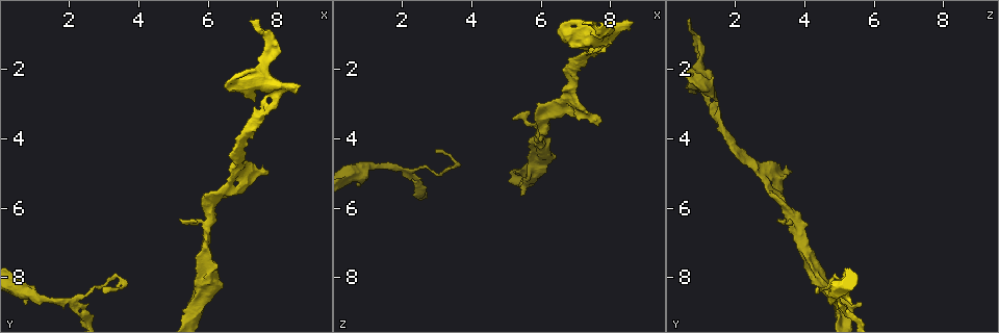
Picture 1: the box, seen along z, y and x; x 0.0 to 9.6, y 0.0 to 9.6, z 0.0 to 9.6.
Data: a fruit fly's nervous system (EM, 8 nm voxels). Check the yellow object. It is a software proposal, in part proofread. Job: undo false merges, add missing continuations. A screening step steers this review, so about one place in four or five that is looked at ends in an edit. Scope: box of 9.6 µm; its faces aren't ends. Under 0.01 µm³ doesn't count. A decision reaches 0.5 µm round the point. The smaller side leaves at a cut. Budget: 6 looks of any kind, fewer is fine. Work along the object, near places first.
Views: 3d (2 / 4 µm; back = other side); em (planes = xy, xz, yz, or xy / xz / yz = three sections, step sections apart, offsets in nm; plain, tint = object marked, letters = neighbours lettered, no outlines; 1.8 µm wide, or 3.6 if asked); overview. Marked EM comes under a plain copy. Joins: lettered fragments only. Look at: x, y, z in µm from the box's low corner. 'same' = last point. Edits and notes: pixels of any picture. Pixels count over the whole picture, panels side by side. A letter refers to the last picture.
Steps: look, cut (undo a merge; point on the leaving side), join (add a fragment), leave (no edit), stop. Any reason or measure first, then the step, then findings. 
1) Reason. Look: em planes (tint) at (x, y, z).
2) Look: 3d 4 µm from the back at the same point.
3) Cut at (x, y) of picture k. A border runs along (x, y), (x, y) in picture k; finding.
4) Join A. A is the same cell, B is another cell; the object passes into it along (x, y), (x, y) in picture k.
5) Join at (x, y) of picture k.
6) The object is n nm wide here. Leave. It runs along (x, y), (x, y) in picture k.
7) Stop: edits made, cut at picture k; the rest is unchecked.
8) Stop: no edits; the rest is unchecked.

Thin end. Look: em 3.6 µm planes (letters) at (7.15, 0.55, 0.65).

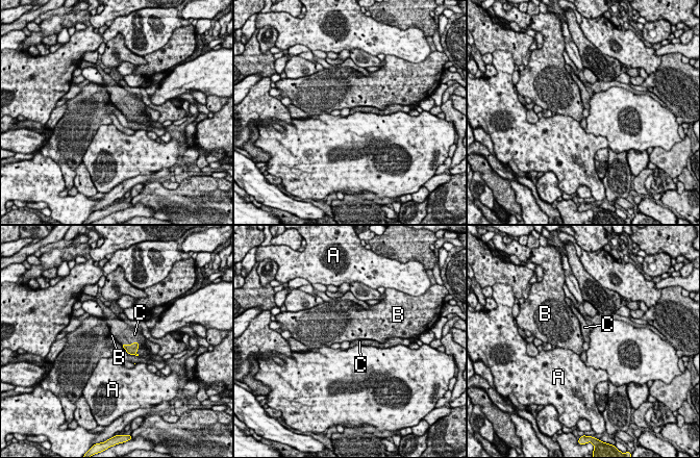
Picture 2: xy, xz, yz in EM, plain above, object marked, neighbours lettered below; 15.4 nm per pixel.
The longest contact is with C, 340 nm. Join C. C is the same cell, A and B are other cells; the object passes into it along (132, 348), (135, 342), (123, 333) in picture 2; it goes on there.

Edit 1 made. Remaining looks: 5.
Thick end. Look: 3d 2 µm at (5.40, 8.75, 5.65).

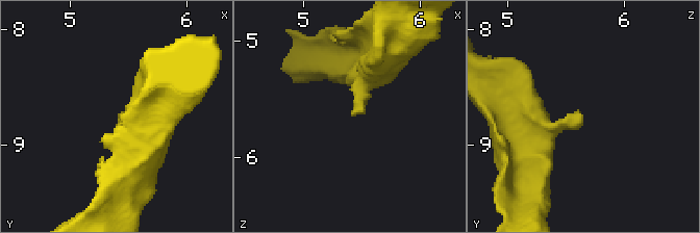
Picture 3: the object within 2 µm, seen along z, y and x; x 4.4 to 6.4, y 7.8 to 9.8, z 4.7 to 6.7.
Look: em 3.6 µm yz step 4 (letters) at (5.44, 8.78, 5.64).

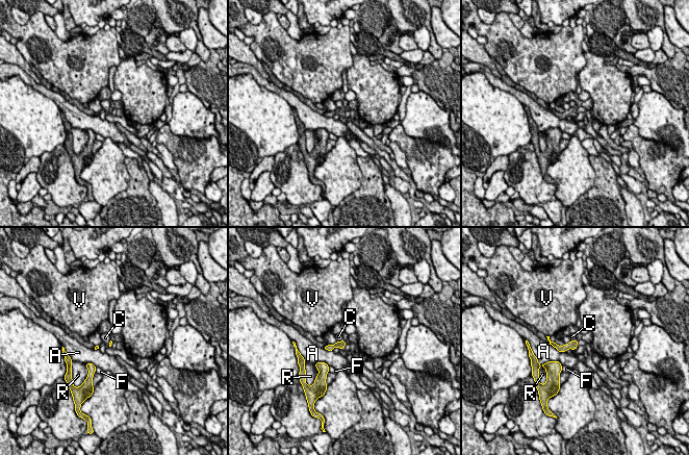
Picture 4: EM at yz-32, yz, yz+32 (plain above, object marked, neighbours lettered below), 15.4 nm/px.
Look: em 3.6 µm planes (letters) at the same point.

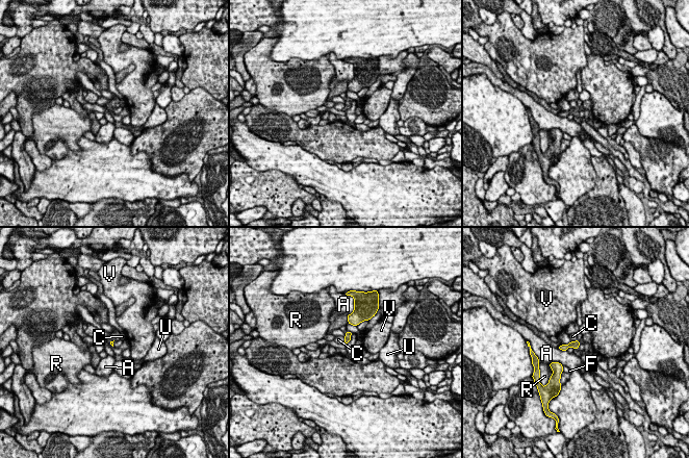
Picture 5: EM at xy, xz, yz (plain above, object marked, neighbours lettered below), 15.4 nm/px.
Leave. A, C, F, R, U and V are other cells; a border runs along (345, 336), (342, 342) in picture 5; none of them fits.

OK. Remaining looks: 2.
Stop: edits made, join at picture 2; the rest is unchecked.

